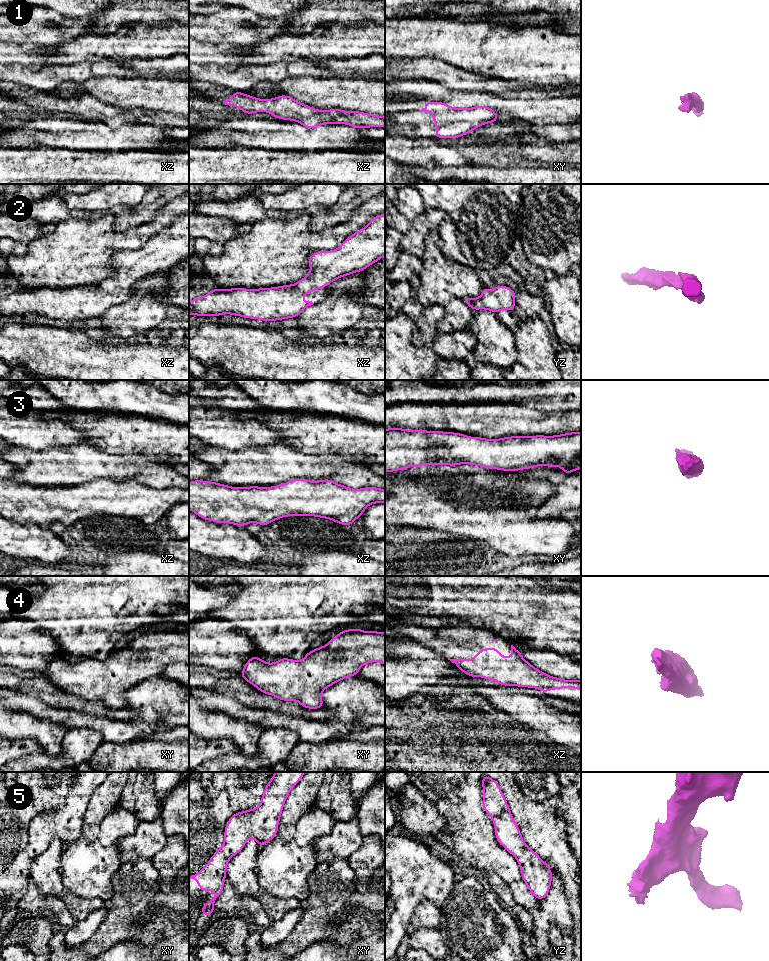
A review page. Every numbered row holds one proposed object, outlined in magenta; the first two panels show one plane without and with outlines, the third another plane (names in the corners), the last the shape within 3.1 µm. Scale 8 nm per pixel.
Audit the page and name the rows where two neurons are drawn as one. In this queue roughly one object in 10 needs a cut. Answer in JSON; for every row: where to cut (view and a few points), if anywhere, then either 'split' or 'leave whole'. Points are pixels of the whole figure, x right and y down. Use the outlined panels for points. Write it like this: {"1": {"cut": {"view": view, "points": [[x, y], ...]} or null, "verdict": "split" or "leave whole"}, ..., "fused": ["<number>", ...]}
{"1": {"cut": null, "verdict": "leave whole"}, "2": {"cut": null, "verdict": "leave whole"}, "3": {"cut": null, "verdict": "leave whole"}, "4": {"cut": null, "verdict": "leave whole"}, "5": {"cut": null, "verdict": "leave whole"}, "fused": []}

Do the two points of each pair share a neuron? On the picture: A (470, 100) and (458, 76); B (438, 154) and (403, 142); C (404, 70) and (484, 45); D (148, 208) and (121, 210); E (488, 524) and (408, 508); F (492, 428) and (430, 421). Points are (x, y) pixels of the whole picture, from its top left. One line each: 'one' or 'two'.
A: two
B: one
C: two
D: one
E: one
F: one

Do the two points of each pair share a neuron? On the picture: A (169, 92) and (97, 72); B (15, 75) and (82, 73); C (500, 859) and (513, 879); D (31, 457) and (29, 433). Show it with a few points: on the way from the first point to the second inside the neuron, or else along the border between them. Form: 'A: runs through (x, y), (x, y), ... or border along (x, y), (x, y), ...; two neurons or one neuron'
A: border along (105, 75), (130, 78); two neurons
B: runs through (32, 75), (56, 77), (60, 73), (65, 73); one neuron
C: runs through (503, 864), (511, 874); one neuron
D: border along (12, 445), (32, 449), (53, 448); two neurons

